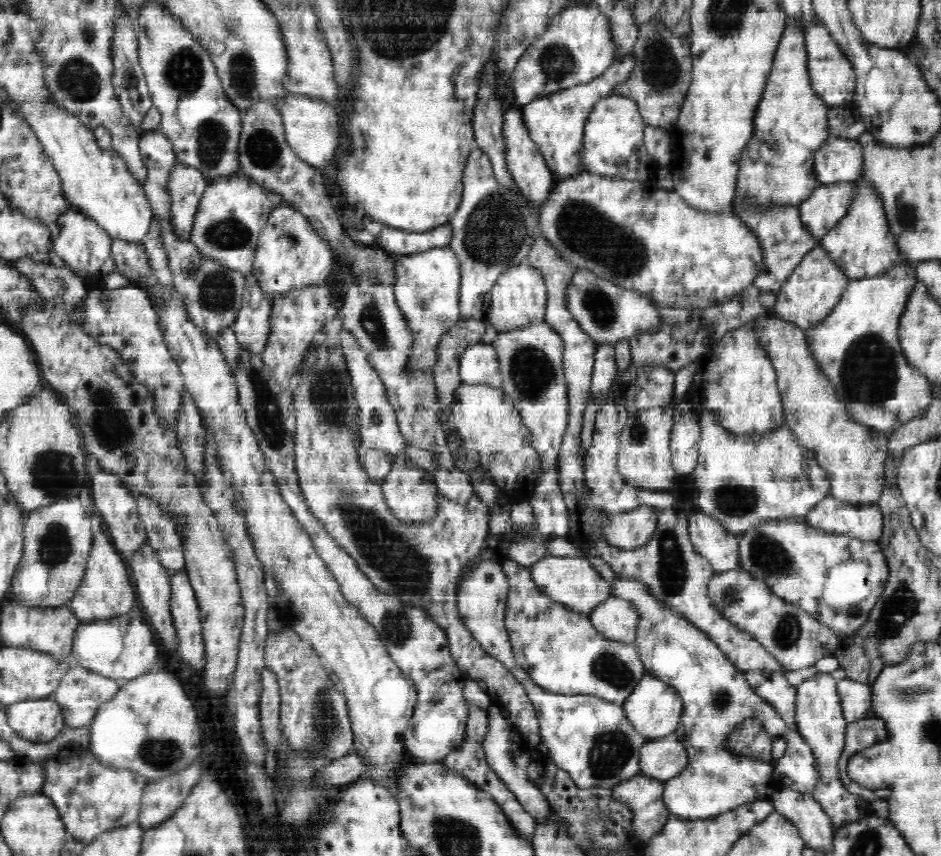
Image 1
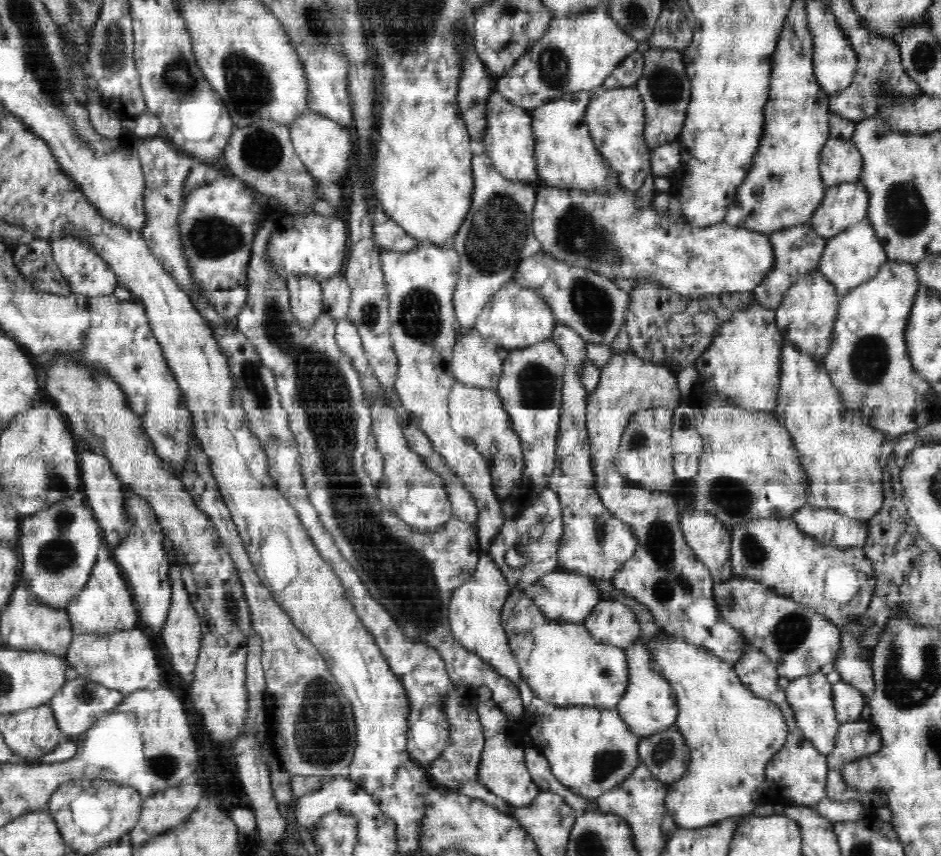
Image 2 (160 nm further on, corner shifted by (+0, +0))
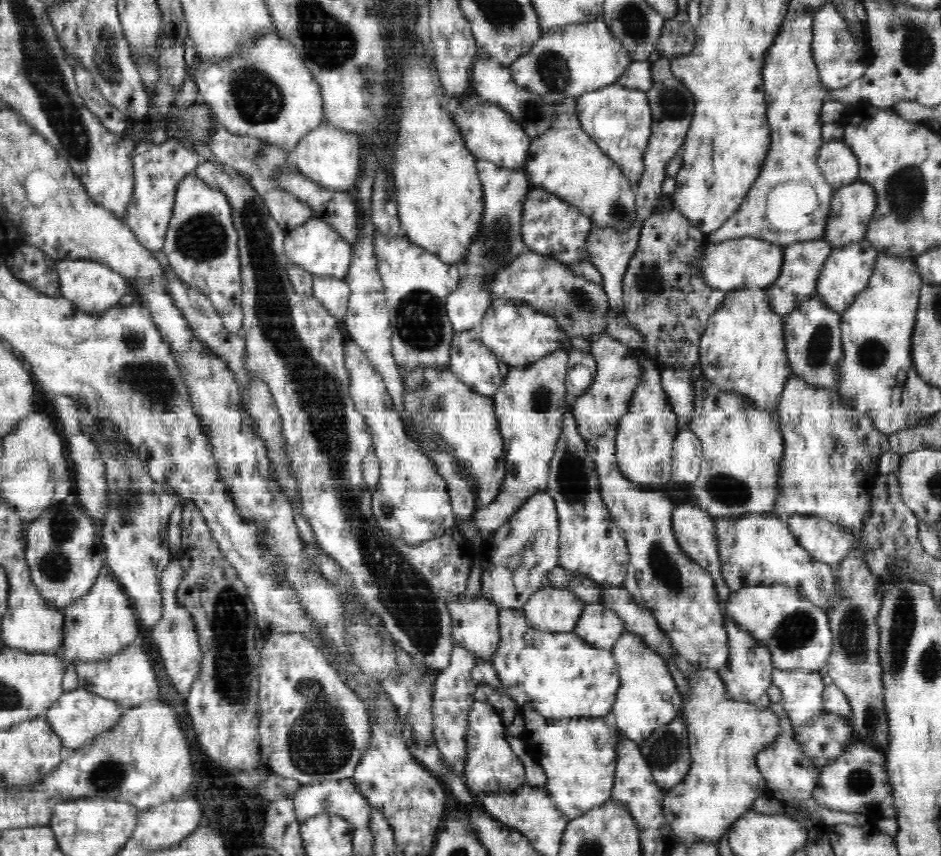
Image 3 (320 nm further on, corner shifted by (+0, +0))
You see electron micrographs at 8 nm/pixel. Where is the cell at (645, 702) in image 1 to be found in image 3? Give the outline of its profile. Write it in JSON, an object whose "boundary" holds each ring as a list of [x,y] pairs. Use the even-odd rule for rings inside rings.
{"boundary":[[[624,632],[610,651],[619,664],[620,688],[613,702],[611,718],[621,730],[621,735],[641,744],[654,730],[673,722],[680,715],[681,697],[667,662],[643,638]]]}

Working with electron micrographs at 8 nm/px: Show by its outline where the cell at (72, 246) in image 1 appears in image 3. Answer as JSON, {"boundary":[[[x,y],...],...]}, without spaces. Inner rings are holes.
{"boundary":[[[66,258],[57,261],[57,273],[60,283],[60,295],[72,301],[76,308],[100,315],[109,308],[120,305],[120,298],[131,292],[130,286],[124,281],[124,277],[114,272],[109,266],[91,259]]]}

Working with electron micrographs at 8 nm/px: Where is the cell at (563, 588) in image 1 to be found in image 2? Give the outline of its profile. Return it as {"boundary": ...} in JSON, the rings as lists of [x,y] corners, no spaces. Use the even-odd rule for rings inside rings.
{"boundary":[[[557,568],[541,575],[531,586],[528,595],[543,614],[554,619],[564,619],[568,622],[583,622],[592,609],[601,601],[598,583],[590,575],[580,574],[578,571],[568,571]]]}

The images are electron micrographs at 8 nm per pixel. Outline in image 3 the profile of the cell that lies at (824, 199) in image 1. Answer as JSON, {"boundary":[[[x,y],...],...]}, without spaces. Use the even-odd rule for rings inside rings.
{"boundary":[[[857,180],[854,183],[836,188],[830,202],[829,219],[825,222],[824,241],[828,242],[832,248],[836,248],[865,239],[868,223],[873,218],[876,206],[876,192],[872,186],[863,181]]]}

